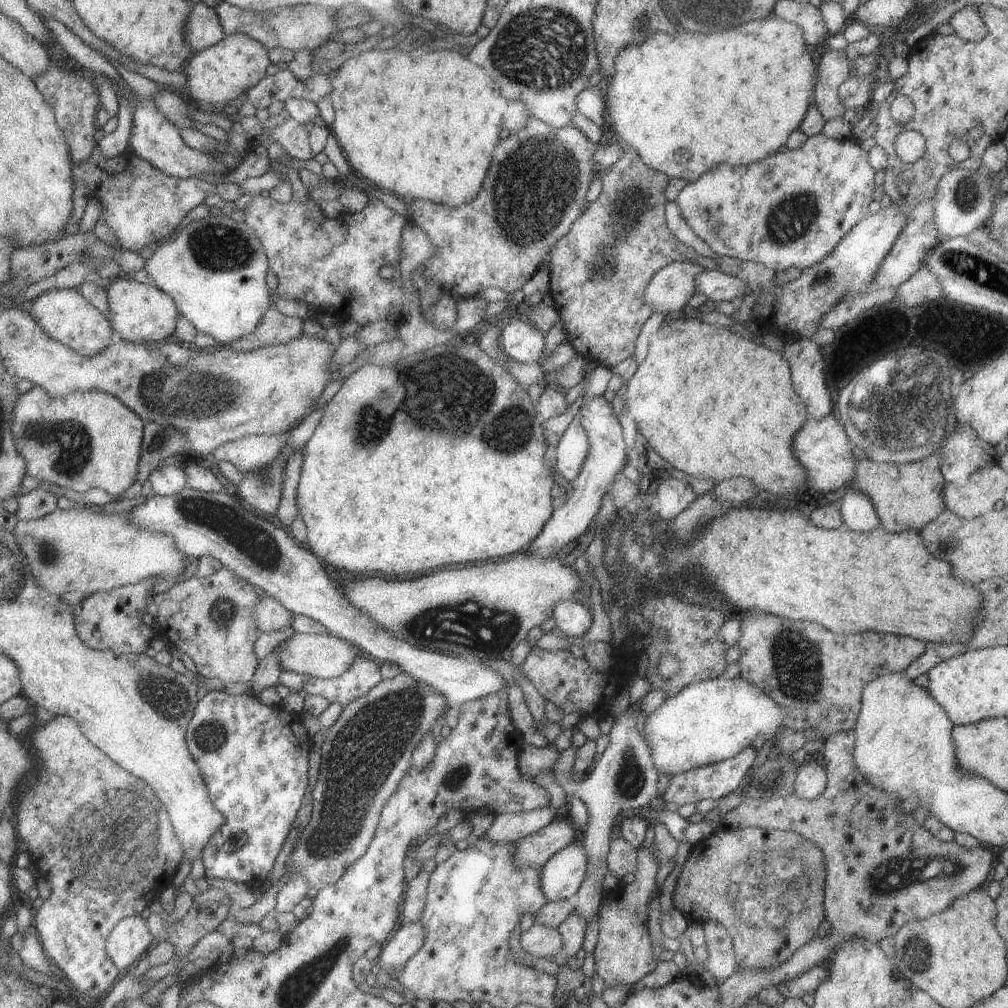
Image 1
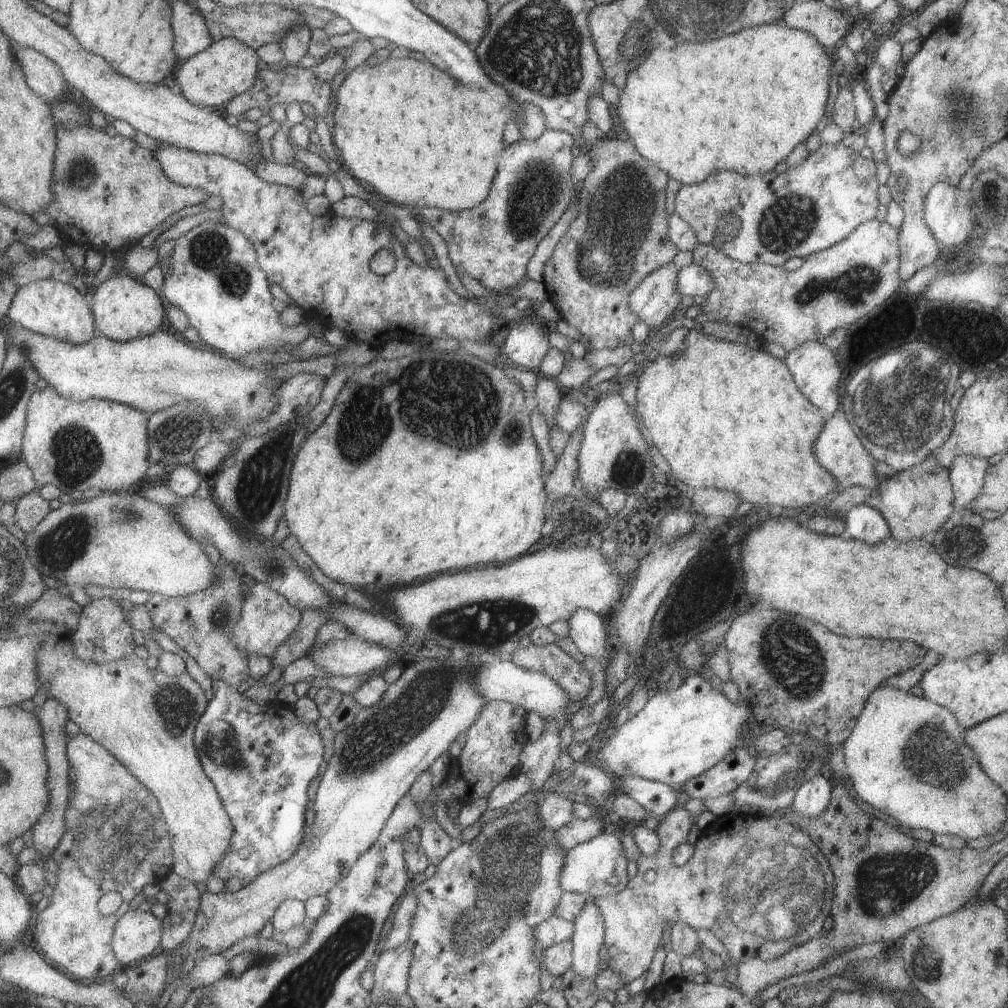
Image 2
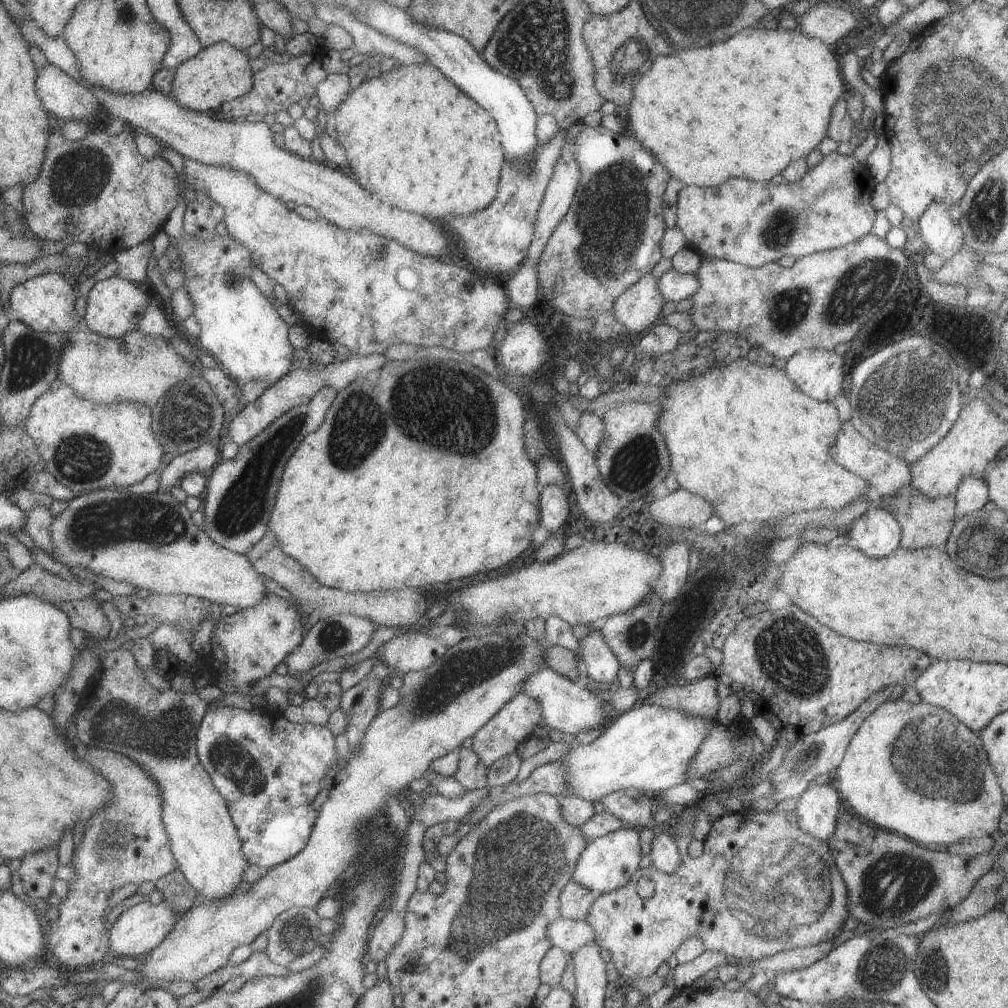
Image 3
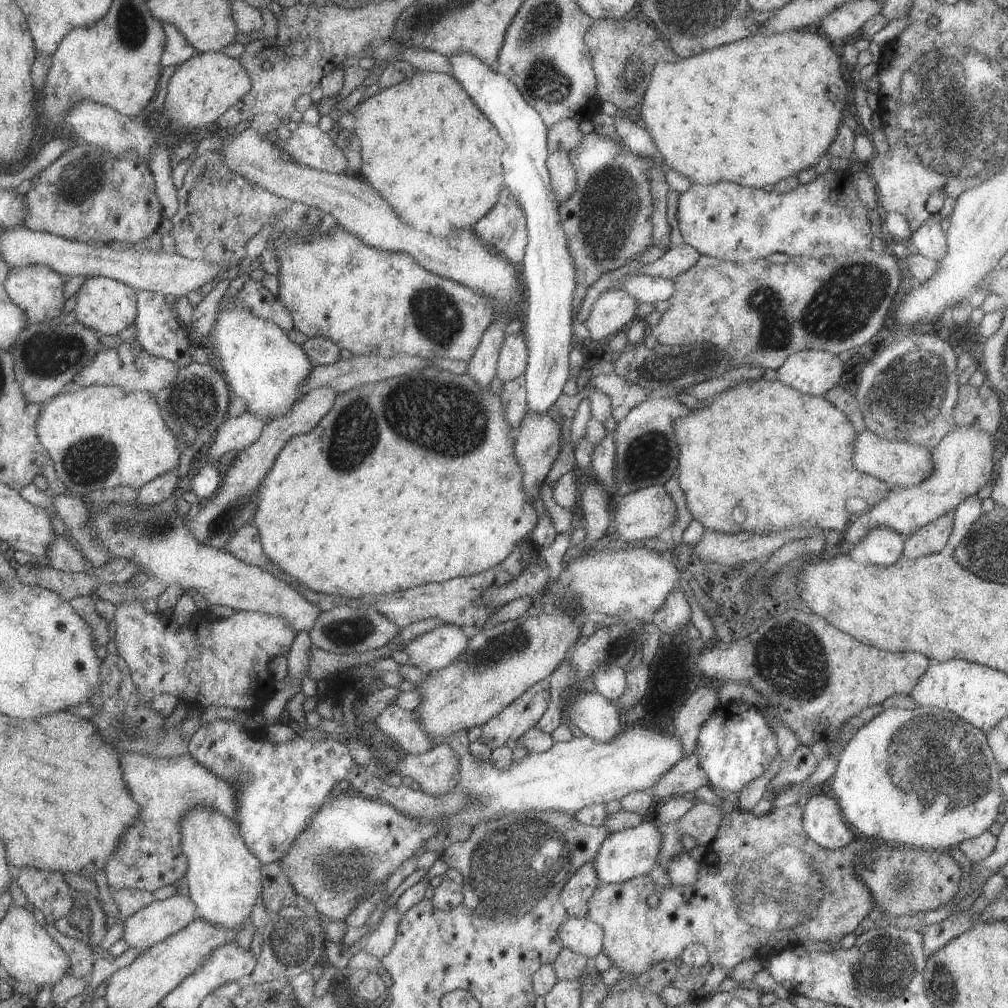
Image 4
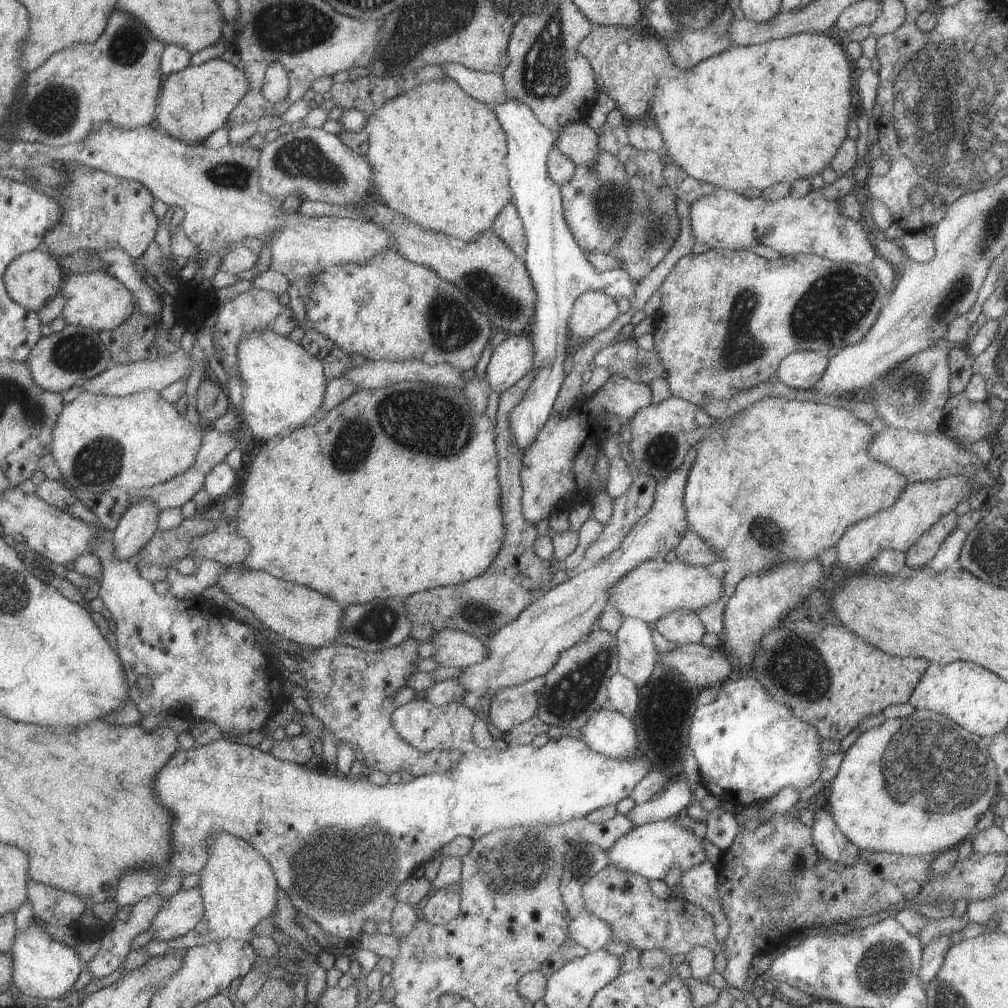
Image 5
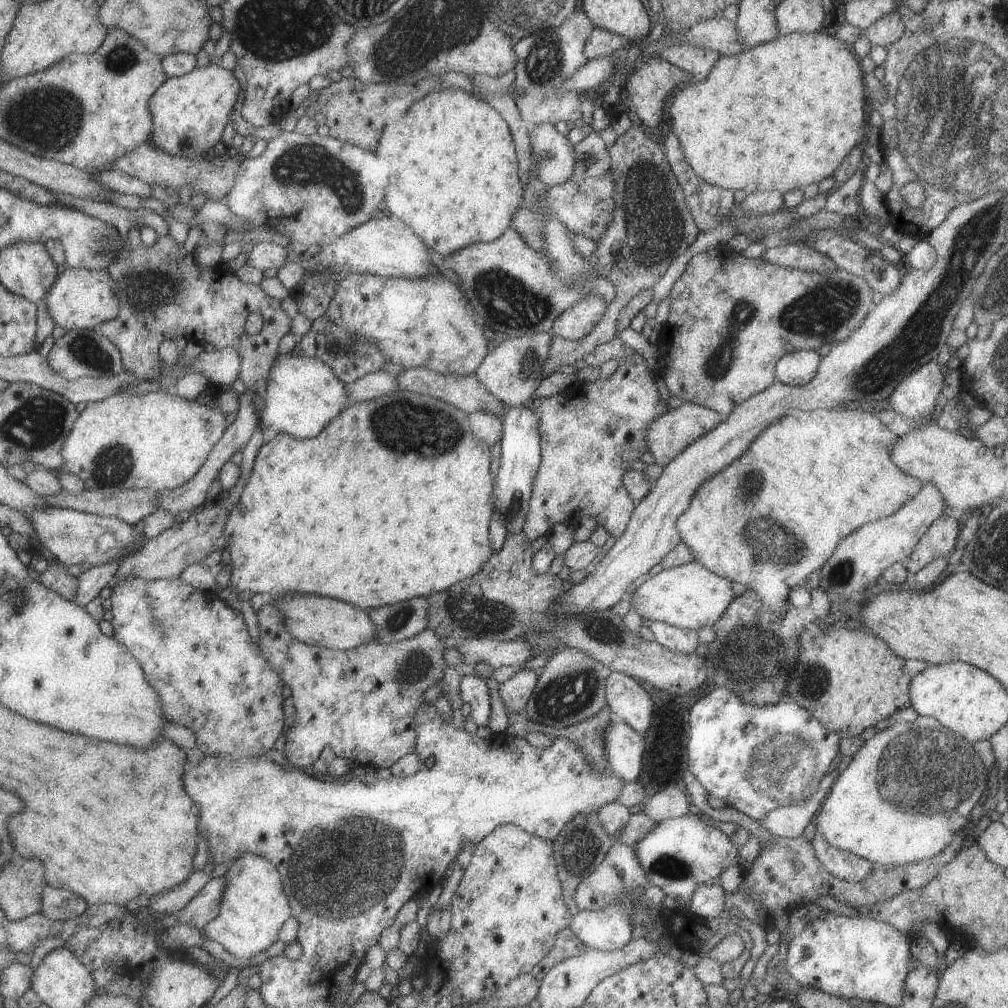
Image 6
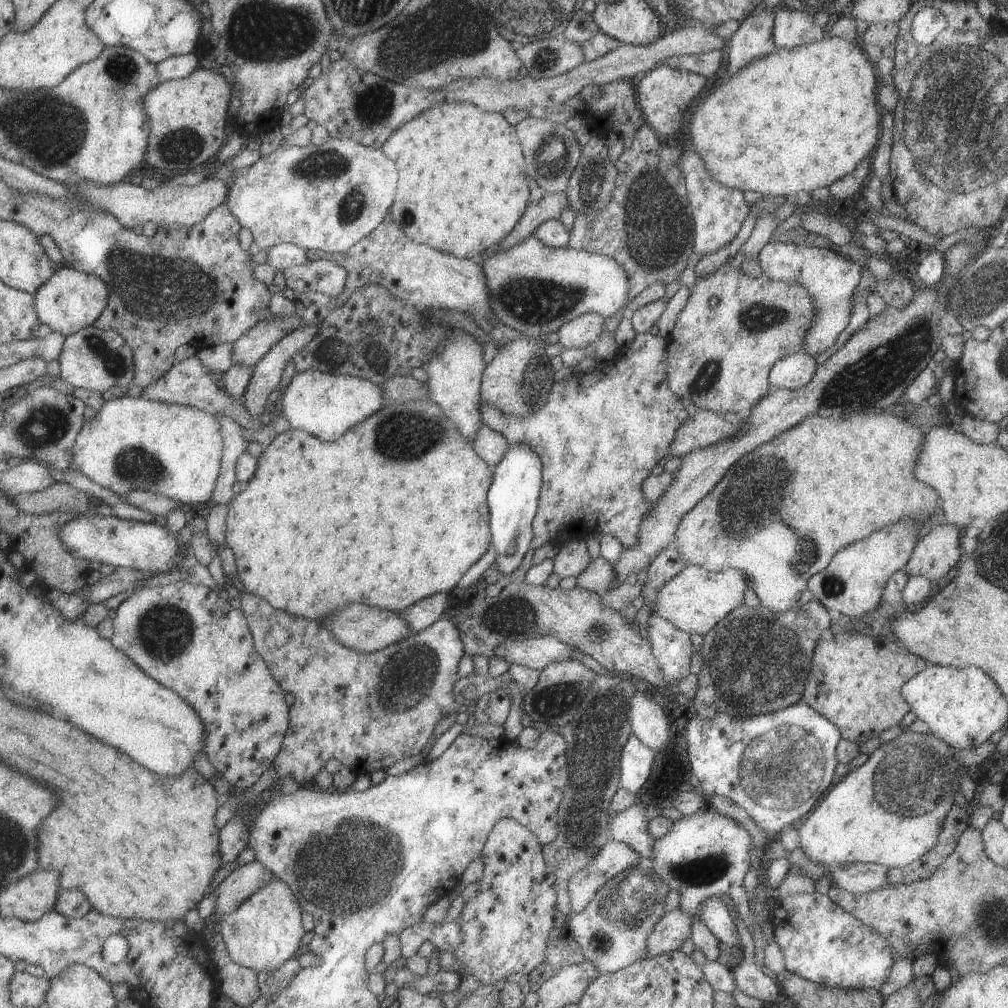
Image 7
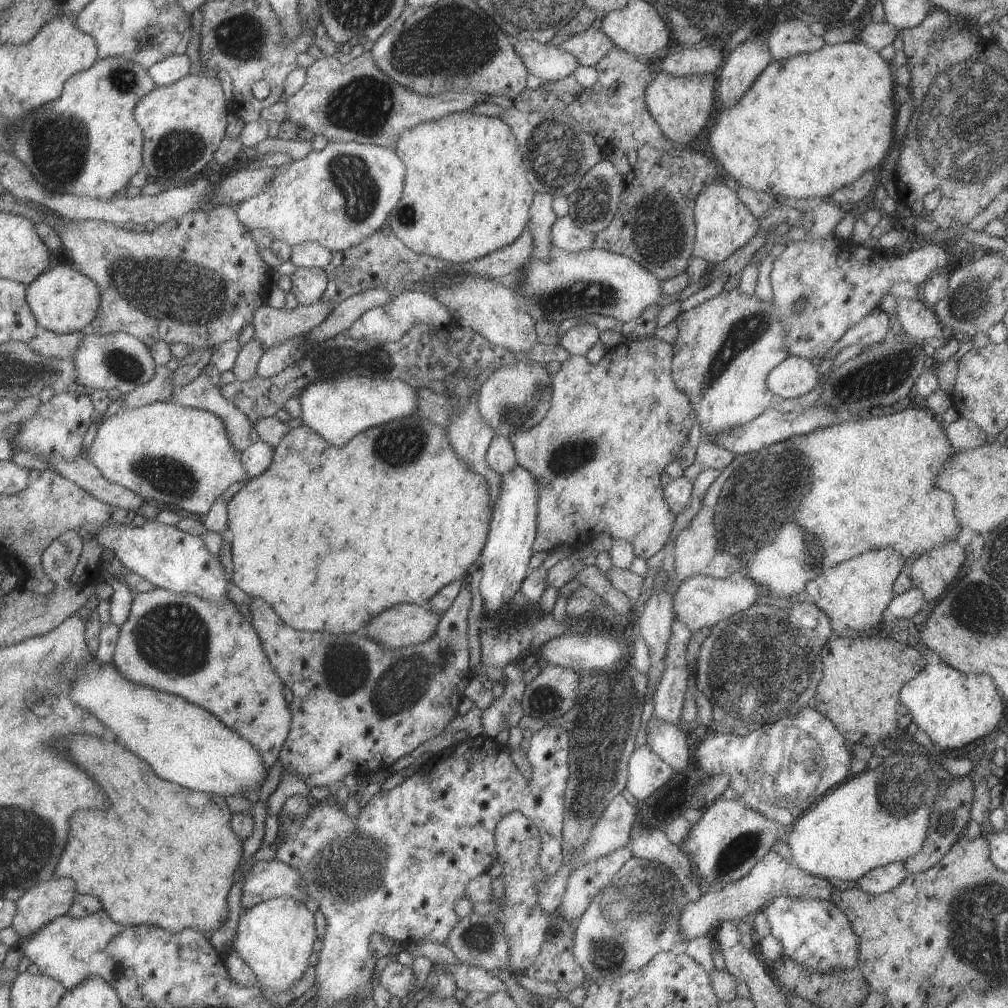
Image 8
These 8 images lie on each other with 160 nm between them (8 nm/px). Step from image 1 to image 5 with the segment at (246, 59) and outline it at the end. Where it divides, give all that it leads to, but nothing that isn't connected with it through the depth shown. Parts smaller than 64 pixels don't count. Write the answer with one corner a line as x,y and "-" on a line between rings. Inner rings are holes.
209,59
197,66
187,65
181,70
171,73
163,82
154,124
164,133
180,141
193,144
201,143
214,130
224,127
231,109
247,91
248,78
245,76
245,69
237,68
228,61

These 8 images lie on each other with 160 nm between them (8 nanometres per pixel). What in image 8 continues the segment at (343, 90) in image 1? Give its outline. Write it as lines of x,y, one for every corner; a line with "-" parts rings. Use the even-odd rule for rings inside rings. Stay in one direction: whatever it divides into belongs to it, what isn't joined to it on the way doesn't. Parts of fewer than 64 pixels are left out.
458,111
404,130
393,150
403,160
405,176
401,196
389,211
386,225
408,249
463,265
521,236
535,192
526,179
518,142
503,119

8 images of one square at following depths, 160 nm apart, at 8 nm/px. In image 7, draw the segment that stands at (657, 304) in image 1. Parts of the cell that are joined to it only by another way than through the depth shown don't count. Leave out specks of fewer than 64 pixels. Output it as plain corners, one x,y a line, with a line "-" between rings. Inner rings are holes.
588,312
564,322
557,329
558,341
565,349
583,350
599,338
603,319
597,313

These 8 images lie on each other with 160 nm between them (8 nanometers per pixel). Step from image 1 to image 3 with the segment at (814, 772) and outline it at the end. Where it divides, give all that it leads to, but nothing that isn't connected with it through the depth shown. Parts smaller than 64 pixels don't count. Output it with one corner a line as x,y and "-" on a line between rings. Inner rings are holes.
815,784
806,788
795,802
799,828
805,834
826,842
833,832
839,805
841,796
831,786

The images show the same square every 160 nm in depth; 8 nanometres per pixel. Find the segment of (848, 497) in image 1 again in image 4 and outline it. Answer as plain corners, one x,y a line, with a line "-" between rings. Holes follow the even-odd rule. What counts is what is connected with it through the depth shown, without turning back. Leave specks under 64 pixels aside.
883,525
869,529
859,546
871,564
887,566
902,555
904,537

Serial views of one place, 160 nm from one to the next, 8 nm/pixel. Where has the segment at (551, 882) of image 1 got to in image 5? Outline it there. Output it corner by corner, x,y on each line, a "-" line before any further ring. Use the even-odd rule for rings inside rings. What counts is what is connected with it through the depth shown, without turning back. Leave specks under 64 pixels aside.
665,819
645,823
633,827
605,850
608,856
607,865
614,866
620,871
637,873
648,881
662,879
669,869
683,872
693,865
705,861
705,852
703,852
701,841
702,839
675,824
673,820

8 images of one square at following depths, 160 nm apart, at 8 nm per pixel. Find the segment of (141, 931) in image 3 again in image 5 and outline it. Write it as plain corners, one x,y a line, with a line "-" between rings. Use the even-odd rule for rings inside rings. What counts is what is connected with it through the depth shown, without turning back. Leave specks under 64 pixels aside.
197,887
178,890
160,904
147,930
156,941
179,938
189,932
203,914
201,895

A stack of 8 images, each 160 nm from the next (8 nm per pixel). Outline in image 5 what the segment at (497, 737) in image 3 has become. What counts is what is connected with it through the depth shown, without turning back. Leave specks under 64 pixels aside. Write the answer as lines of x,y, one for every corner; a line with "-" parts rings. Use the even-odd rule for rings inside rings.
535,677
512,687
498,689
490,700
486,722
489,722
495,731
506,732
535,717
537,699
544,684
544,677

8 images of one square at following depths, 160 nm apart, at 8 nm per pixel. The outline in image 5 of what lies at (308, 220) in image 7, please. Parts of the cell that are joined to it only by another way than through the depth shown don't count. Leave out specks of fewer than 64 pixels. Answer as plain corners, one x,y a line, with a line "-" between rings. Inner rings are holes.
321,127
290,130
258,149
260,189
278,203
282,204
286,196
294,194
301,200
354,206
372,191
371,169
367,161
347,148
336,133
328,133

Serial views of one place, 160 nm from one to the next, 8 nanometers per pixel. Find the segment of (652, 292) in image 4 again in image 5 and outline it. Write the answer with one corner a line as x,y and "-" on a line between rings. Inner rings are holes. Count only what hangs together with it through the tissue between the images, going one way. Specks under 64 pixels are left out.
505,95
499,104
491,105
490,109
507,138
505,166
509,170
511,201
521,219
526,238
526,251
521,259
535,295
527,334
533,347
529,370
532,379
521,402
508,414
513,440
522,455
526,446
530,446
530,442
534,440
537,431
551,416
556,394
563,382
563,360
569,337
567,323
575,299
582,292
600,290
610,297
629,300
639,282
634,281
621,268
597,272
575,242
563,216
560,186
549,178
546,169
547,153
554,144
555,133
543,126
532,110
519,99

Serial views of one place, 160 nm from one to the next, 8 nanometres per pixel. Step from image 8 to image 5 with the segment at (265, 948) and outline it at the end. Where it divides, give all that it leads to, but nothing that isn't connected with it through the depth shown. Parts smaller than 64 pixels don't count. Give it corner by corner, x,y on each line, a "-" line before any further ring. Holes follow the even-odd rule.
218,832
211,833
206,838
206,861
202,869
198,872
198,882
196,887
199,889
203,914
199,922
194,924
194,927
186,932
183,936
168,941
156,941
155,939
149,940
144,948
149,957
161,955
170,951
171,949
187,950
192,946
199,946
203,943
211,942
211,940
223,940
232,938
236,941
247,942
253,938
253,927
269,917
280,906
277,904
277,890
279,890
273,871
269,863
259,854
248,842
237,838
229,833

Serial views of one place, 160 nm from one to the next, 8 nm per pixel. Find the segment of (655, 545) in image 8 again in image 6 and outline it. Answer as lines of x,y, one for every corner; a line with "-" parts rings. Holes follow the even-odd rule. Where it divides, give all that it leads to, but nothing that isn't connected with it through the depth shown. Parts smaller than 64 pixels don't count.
634,352
634,355
630,359
619,364
615,371
606,380
599,380
598,378
592,383
577,382
577,384
561,394
556,394
555,396
547,398
531,399
529,401
529,407
531,407
538,416
538,431
540,434
540,463
536,475
532,480
531,492
528,498
528,509
525,513
524,523
522,524
522,533
526,536
526,539
529,542
535,540
535,538
541,536
541,534
548,537
551,527
558,522
566,522
575,527
579,524
581,517
591,517
597,524
601,521
599,526
602,526
615,538
625,530
627,521
634,509
634,504
629,498
627,491
622,487
622,474
626,473
626,470
629,469
627,462
632,459
637,459
636,457
646,450
646,445
644,444
644,432
646,431
647,425
649,425
651,421
654,421
654,418
660,417
664,412
669,410
667,403
664,403
659,398
654,383
654,374
647,372
644,361
-
423,367
406,368
394,376
398,390
411,391
422,395
429,395
447,404
455,406
456,409
464,413
476,411
477,409
486,410
500,416
504,411
504,406
500,400
497,400
478,380
474,373
468,375
456,375
455,373
439,374

